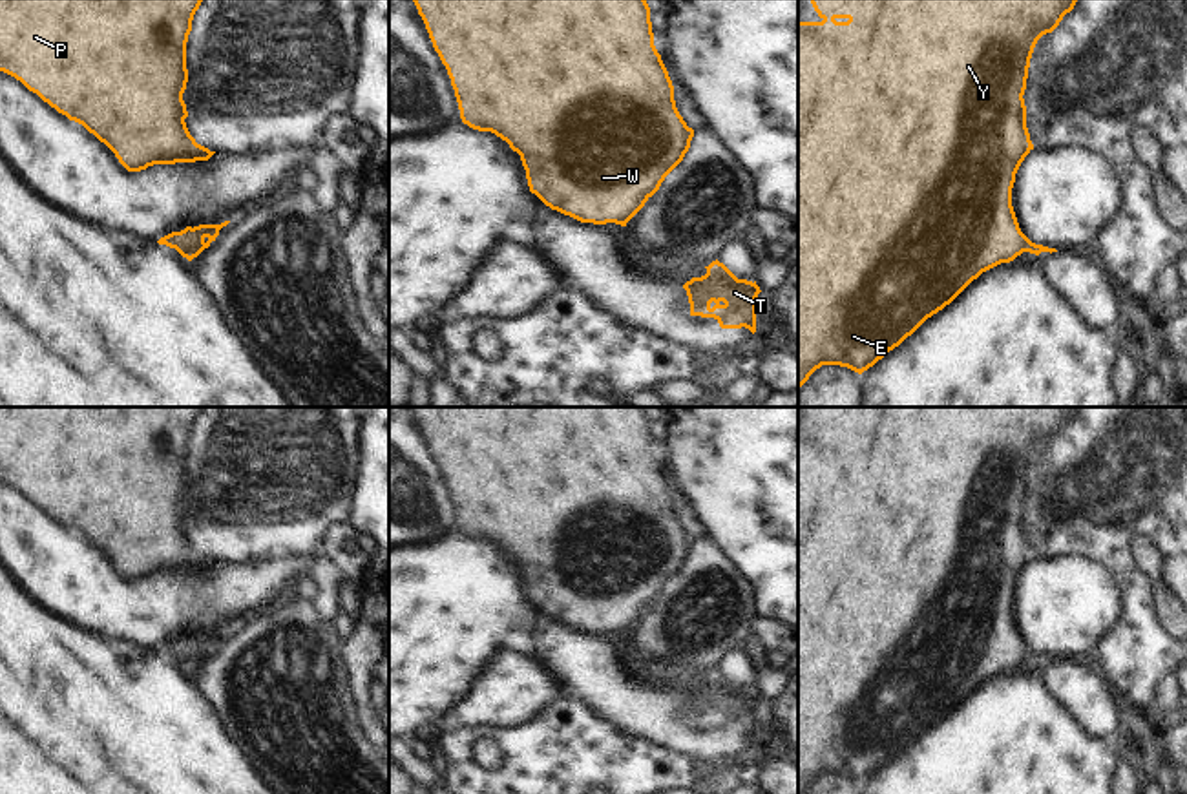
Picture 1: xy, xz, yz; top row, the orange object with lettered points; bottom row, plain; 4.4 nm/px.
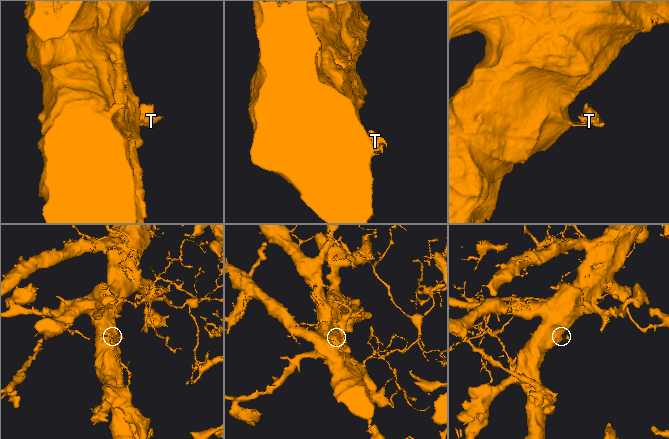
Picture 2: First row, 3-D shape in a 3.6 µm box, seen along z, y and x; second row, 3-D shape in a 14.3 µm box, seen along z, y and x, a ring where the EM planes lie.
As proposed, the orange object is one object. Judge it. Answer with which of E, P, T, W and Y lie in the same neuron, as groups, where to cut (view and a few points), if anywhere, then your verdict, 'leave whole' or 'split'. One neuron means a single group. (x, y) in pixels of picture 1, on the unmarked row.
E P W Y / T | yz (1023, 645), (1027, 659) | split

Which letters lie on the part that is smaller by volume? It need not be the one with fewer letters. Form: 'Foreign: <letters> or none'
Foreign: T

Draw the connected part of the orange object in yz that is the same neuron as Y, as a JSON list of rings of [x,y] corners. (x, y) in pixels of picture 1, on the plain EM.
[[[811,407],[822,429],[798,431],[798,794],[804,794],[822,774],[840,774],[862,783],[911,745],[928,726],[950,714],[982,681],[1001,672],[1010,672],[1026,661],[1024,643],[1012,615],[1015,582],[1024,566],[1034,559],[1026,537],[1023,504],[1037,449],[1052,442],[1063,425],[1074,418],[1076,411],[1077,407]]]

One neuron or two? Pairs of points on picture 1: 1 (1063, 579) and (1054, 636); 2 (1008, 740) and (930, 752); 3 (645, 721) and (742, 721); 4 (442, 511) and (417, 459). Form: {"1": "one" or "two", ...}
{"1": "one", "2": "one", "3": "one", "4": "one"}

